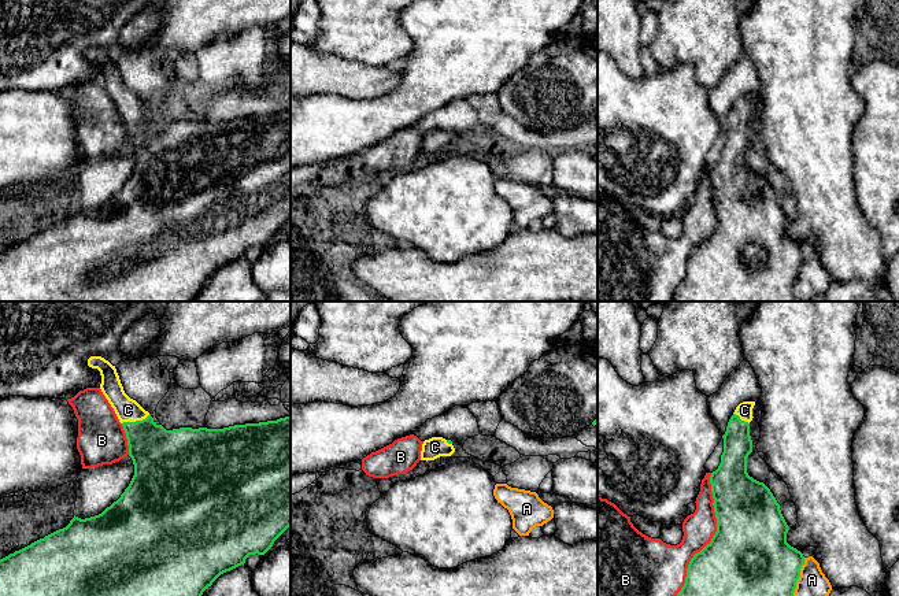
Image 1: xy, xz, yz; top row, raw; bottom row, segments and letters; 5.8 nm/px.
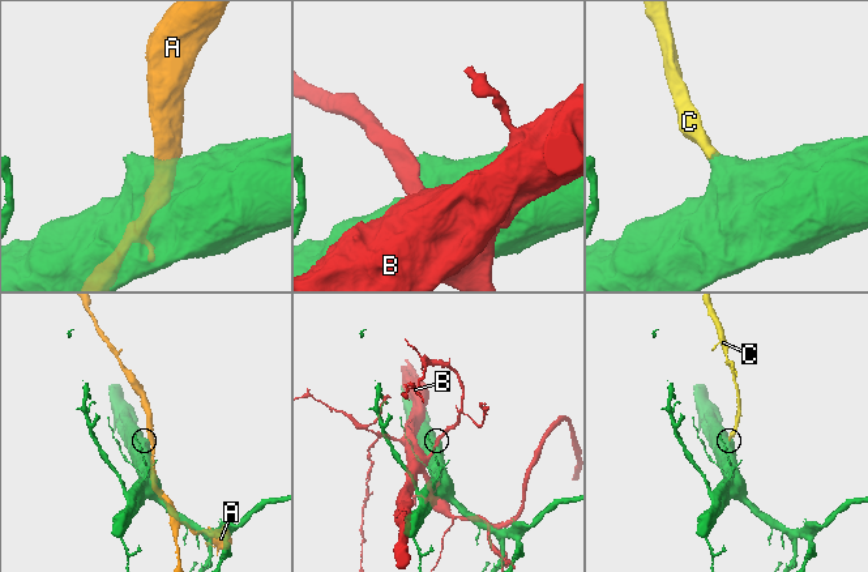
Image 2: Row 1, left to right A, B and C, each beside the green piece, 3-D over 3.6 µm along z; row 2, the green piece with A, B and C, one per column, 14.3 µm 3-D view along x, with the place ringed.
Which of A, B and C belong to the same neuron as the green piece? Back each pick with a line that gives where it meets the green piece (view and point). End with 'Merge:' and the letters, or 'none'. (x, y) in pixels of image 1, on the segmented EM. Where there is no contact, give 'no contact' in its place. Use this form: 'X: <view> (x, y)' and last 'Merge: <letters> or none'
C: xy (136, 421)
Merge: C

